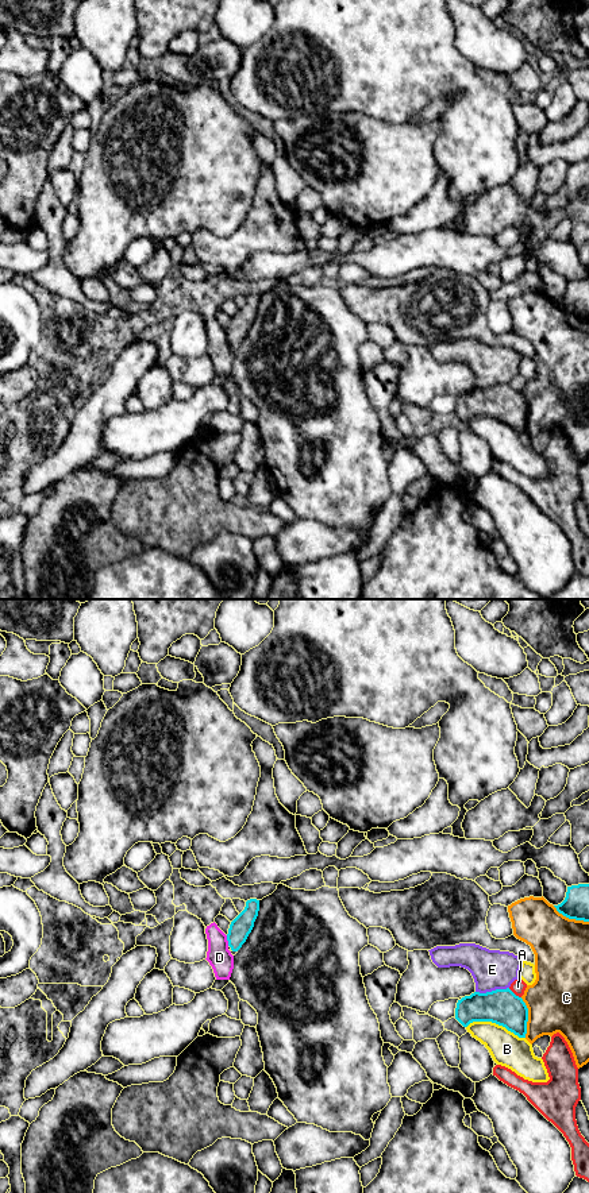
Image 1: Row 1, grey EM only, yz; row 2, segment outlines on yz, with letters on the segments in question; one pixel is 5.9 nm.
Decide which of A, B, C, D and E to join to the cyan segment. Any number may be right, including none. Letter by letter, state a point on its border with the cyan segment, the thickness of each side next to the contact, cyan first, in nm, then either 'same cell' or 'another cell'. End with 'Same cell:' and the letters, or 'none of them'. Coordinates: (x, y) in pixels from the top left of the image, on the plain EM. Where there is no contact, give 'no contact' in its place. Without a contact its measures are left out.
A: contact yz (514, 389); calibres 220 and 90 nm; another cell
B: contact yz (496, 419); calibres 220 and 200 nm; another cell
C: contact yz (527, 413); calibres 220 and 360 nm; another cell
D: contact yz (227, 335); calibres 130 and 140 nm; another cell
E: contact yz (492, 386); calibres 220 and 240 nm; another cell
Same cell: none of them

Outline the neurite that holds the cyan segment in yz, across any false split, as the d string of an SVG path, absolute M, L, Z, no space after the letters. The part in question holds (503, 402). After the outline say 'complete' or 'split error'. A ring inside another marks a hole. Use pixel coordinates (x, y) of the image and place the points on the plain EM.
M509 383L486 389L474 387L458 395L455 414L463 422L473 417L492 417L519 433L526 433L528 404Z; complete

